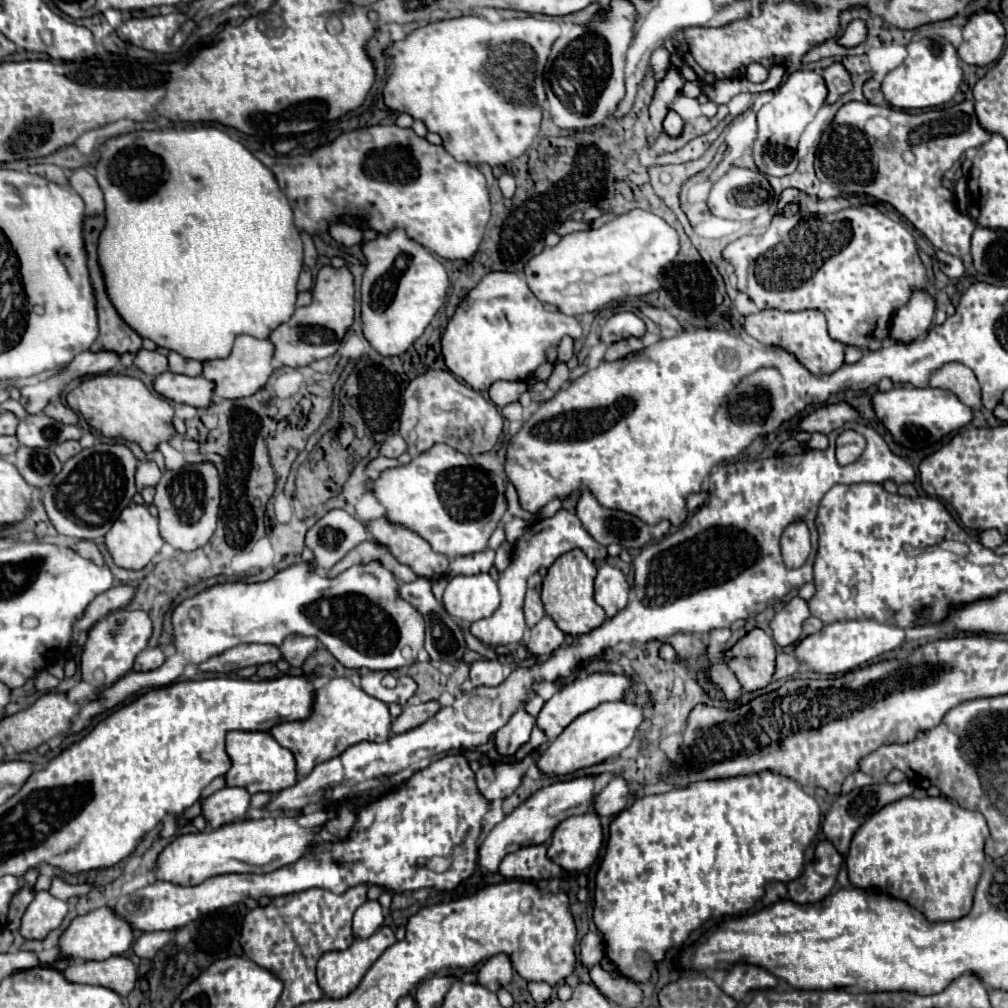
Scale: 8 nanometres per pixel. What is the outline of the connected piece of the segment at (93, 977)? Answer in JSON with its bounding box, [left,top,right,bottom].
[62,955,136,997]

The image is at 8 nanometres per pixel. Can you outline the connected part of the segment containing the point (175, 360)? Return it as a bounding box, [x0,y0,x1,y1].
[168,351,202,377]

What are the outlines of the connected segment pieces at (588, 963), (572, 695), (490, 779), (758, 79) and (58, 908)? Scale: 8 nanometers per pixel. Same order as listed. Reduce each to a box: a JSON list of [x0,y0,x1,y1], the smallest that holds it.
[[580,931,604,969],[536,673,632,739],[476,749,542,801],[746,63,768,83],[20,891,66,939]]

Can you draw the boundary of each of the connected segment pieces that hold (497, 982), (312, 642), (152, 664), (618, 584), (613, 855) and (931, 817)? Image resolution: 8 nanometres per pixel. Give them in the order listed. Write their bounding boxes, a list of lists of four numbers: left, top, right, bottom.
[[478,953,512,991],[280,633,318,667],[134,647,164,671],[594,563,630,619],[594,771,822,983],[846,795,990,921]]

